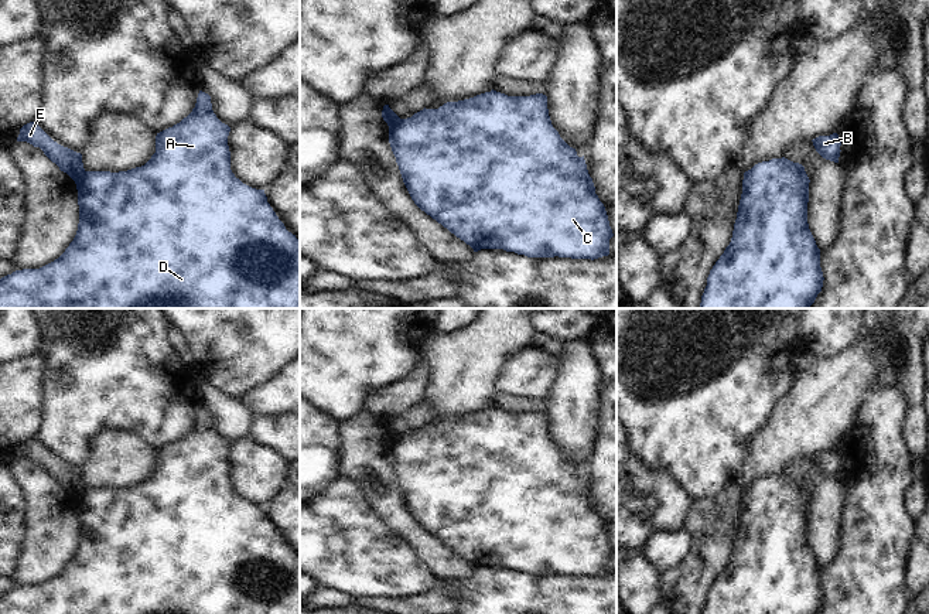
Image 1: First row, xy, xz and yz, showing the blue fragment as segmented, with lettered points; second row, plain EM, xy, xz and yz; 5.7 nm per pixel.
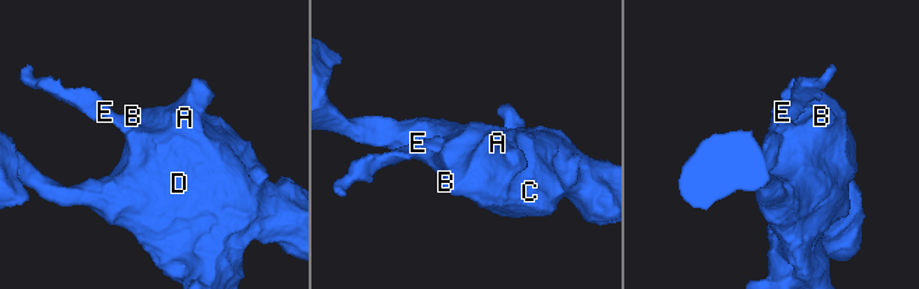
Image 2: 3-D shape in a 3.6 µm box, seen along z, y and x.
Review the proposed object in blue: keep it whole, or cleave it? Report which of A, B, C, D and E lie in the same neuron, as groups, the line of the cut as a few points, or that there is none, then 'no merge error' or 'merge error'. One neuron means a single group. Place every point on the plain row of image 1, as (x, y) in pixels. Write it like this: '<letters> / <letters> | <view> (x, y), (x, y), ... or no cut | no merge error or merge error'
A B C D / E | xz (402, 436), (389, 449) | merge error

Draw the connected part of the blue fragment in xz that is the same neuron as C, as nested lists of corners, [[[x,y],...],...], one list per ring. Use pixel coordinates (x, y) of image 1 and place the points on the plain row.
[[[492,406],[491,409],[469,416],[447,419],[438,426],[424,424],[411,434],[402,436],[400,441],[389,448],[389,460],[396,474],[403,499],[414,521],[457,555],[469,562],[474,569],[481,566],[503,566],[527,574],[559,573],[591,577],[609,572],[609,556],[614,550],[609,543],[605,523],[595,511],[595,504],[588,491],[584,473],[578,474],[575,465],[570,464],[553,444],[546,412],[508,413]]]

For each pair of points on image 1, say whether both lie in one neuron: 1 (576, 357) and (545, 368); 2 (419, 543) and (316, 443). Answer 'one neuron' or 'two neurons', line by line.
1: two neurons
2: two neurons

